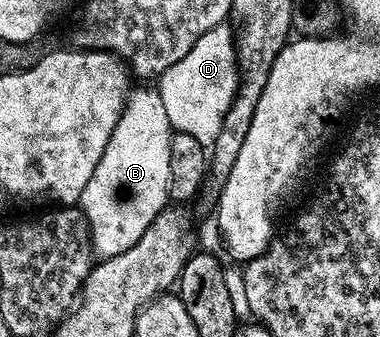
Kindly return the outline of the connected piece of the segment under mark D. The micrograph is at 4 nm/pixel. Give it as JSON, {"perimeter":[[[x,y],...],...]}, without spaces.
{"perimeter":[[[228,23],[215,26],[159,77],[159,91],[174,132],[191,134],[195,142],[212,146],[237,93],[237,41]]]}

